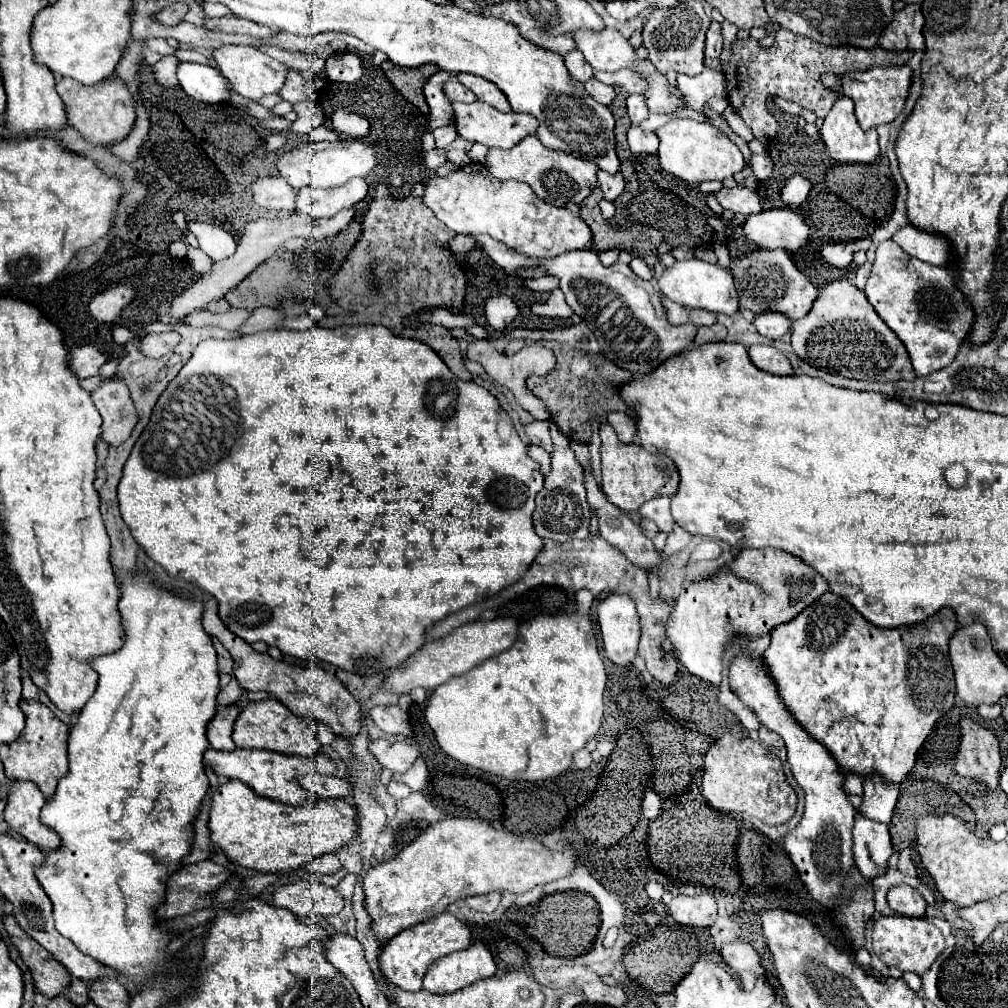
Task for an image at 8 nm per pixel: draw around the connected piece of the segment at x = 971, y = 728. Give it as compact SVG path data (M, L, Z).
M971 719L961 721L961 737L957 755L955 755L955 771L963 777L977 779L987 787L999 785L1001 775L1001 751L997 737Z

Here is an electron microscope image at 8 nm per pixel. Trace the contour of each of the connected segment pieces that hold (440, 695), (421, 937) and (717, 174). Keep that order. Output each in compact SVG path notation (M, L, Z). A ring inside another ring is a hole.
M581 589L575 597L575 613L542 613L520 623L517 641L511 645L511 649L489 657L469 673L451 677L451 681L443 683L431 693L425 719L431 725L439 747L449 757L467 767L493 773L501 779L545 781L565 773L573 763L573 753L585 747L585 743L597 735L603 717L603 691L607 674L597 651L593 625L589 621L594 595L587 589Z
M439 913L437 917L413 925L401 933L397 933L395 937L391 937L379 955L379 969L383 979L389 985L395 985L403 991L421 991L423 989L423 977L429 969L429 965L449 953L461 951L465 947L471 945L471 933L467 929L467 925L463 925L457 917L453 917L451 913Z
M677 119L659 127L655 133L659 135L659 141L661 141L657 155L663 171L691 185L701 181L723 181L739 173L747 163L739 147L707 121L697 123L693 119Z

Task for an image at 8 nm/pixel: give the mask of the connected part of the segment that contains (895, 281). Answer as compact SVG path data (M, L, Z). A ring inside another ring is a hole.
M893 241L877 247L877 257L865 285L865 295L879 317L895 331L911 355L917 377L947 367L959 353L973 327L973 307L959 289L959 273L947 267L931 267L917 259L905 261L905 251Z

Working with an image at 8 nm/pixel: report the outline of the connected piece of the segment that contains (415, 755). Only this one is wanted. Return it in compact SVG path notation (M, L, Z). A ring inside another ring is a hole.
M385 739L369 741L369 751L385 769L399 773L409 771L413 763L421 757L417 743L389 743Z

